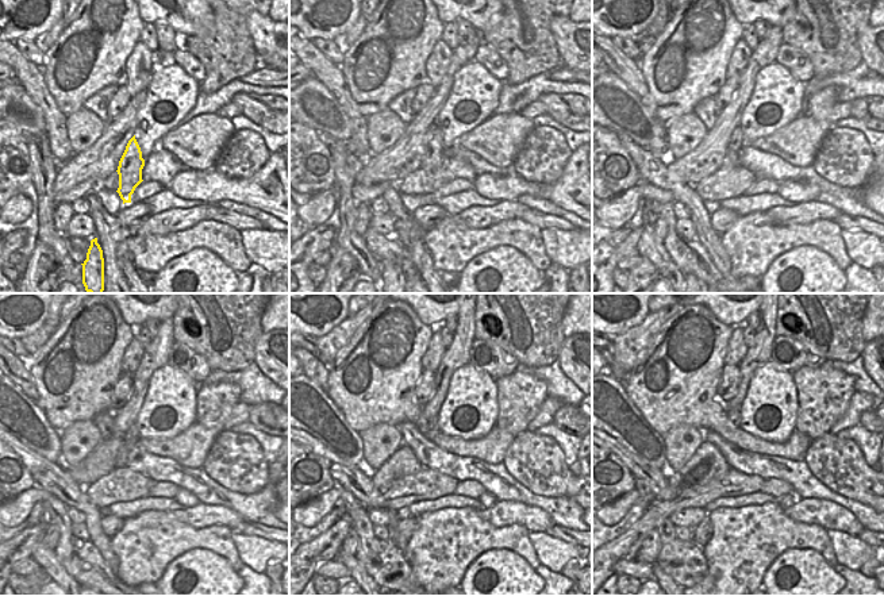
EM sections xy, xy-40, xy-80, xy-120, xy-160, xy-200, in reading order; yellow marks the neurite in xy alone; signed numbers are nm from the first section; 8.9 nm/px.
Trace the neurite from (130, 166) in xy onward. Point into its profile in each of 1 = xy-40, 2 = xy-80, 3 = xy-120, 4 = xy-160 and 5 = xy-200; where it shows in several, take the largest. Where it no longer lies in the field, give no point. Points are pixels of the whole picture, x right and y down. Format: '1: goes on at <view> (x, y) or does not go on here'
1: goes on at xy-40 (434, 157)
2: goes on at xy-80 (737, 141)
3: goes on at xy-120 (131, 435)
4: goes on at xy-160 (433, 423)
5: goes on at xy-200 (734, 415)

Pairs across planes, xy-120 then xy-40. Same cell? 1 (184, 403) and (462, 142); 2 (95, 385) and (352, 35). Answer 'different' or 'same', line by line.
1: different
2: different

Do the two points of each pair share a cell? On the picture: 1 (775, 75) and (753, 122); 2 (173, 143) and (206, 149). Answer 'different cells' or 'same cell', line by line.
1: same cell
2: same cell

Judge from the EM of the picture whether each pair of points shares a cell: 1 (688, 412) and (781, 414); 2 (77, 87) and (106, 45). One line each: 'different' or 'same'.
1: different
2: same

